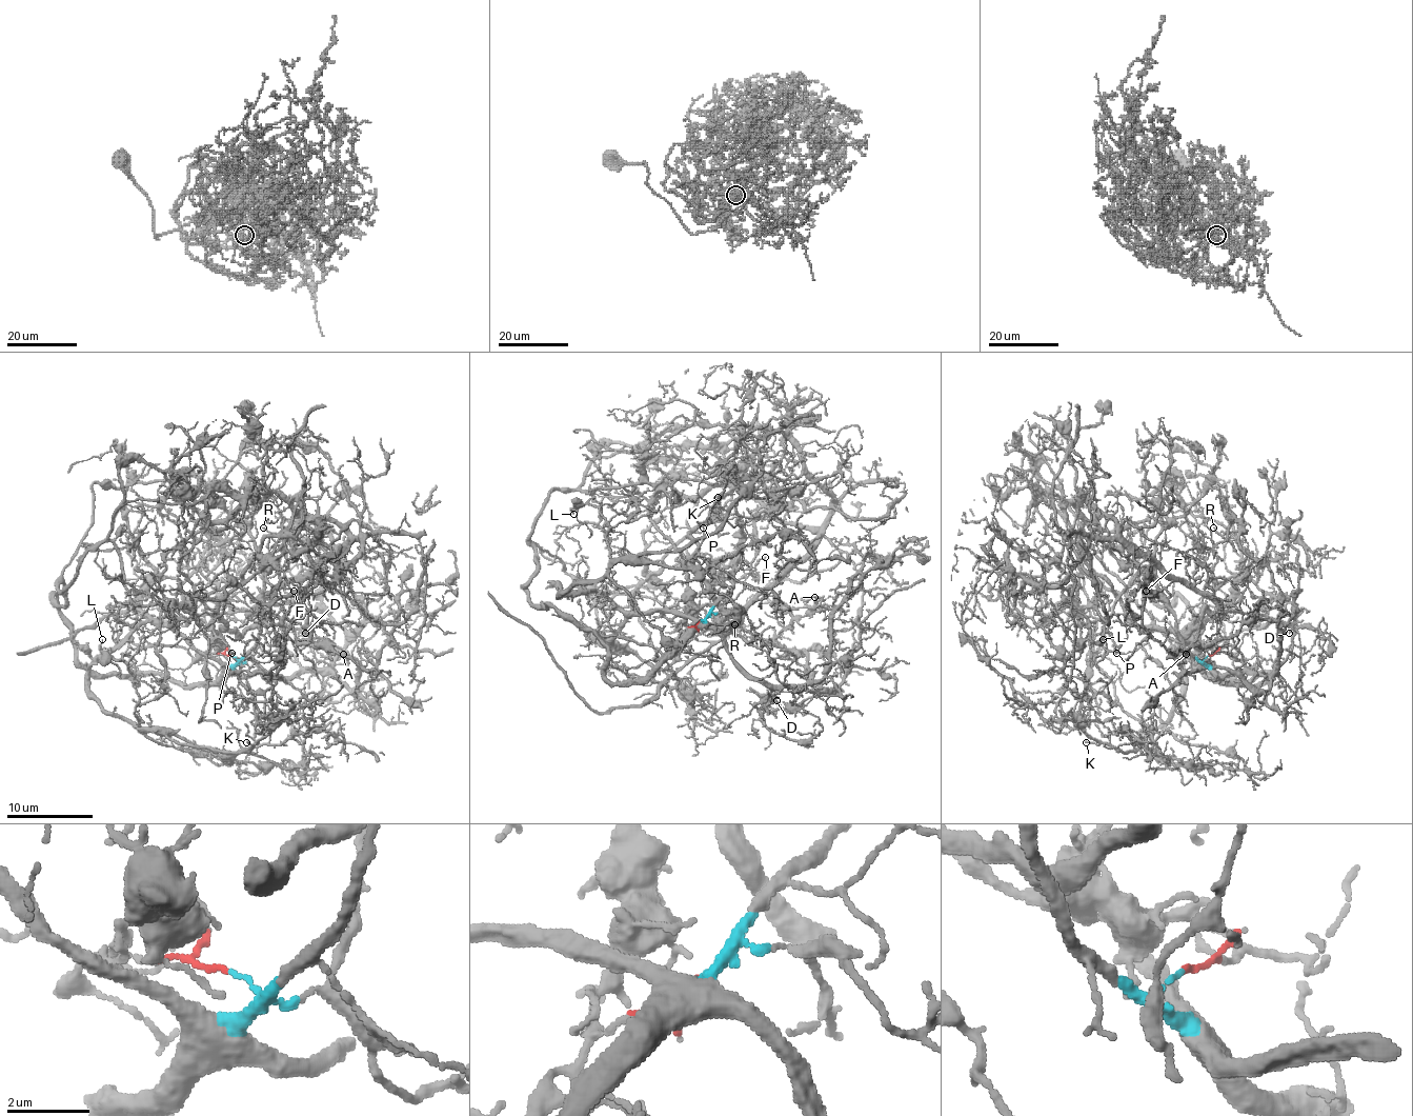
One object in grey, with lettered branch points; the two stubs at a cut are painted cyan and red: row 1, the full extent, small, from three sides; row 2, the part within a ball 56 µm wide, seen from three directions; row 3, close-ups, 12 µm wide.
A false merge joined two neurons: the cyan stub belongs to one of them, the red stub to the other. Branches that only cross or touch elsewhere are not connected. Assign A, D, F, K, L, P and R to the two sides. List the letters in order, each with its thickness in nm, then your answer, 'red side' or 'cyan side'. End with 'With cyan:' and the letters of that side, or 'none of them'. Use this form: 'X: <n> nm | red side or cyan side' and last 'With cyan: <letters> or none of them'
A: 110 nm | cyan side
D: 140 nm | cyan side
F: 100 nm | cyan side
K: 120 nm | cyan side
L: 120 nm | cyan side
P: 160 nm | red side
R: 110 nm | cyan side
With cyan: A, D, F, K, L, R

